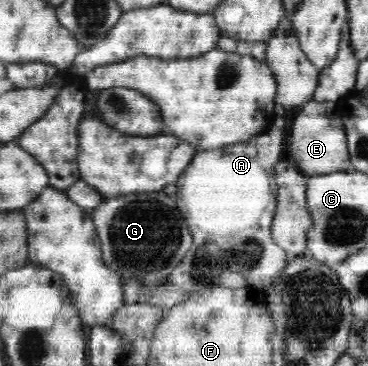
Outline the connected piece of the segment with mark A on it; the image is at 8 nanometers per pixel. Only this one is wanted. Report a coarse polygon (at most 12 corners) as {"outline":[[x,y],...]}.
{"outline":[[286,117],[202,151],[175,182],[192,247],[166,283],[122,277],[167,312],[213,285],[261,292]]}

